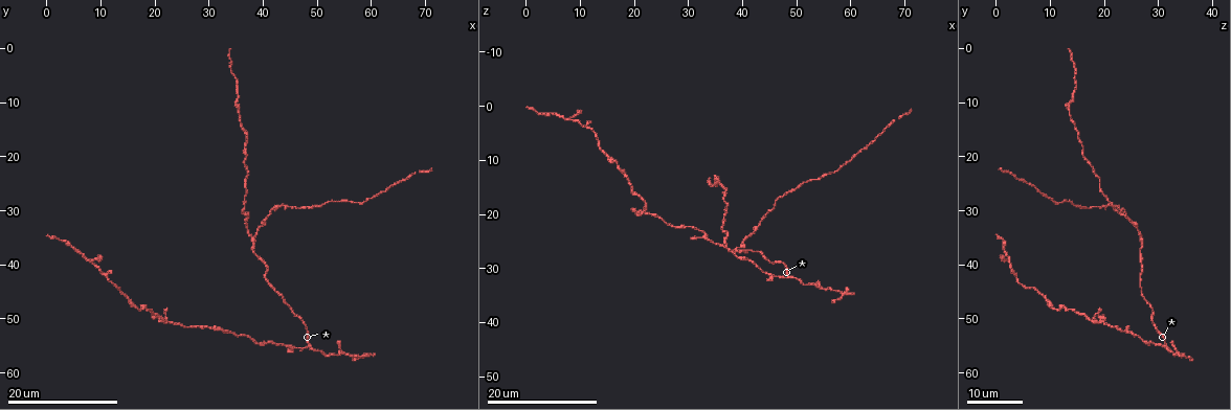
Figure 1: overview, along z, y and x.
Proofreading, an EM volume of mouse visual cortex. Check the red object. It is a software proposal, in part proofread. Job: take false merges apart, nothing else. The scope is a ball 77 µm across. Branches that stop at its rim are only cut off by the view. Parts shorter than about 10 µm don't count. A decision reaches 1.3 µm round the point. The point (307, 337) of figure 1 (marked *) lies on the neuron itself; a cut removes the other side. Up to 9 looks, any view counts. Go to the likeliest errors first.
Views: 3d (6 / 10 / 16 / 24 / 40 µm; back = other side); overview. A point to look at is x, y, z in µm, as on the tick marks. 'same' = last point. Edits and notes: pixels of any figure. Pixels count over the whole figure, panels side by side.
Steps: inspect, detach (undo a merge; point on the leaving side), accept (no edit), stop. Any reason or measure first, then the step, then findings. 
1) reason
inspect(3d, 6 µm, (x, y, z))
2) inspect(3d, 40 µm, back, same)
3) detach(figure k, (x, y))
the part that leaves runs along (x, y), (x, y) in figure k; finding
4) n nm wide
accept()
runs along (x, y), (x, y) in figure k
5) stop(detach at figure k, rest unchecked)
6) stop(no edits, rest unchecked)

thin arm on a thick one
inspect(3d, 16 µm, (38.0, 35.0, 27.0))

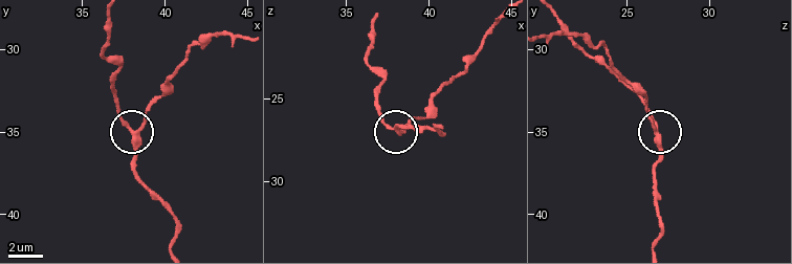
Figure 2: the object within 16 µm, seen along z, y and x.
inspect(3d, 10 µm, (38.2, 35.1, 26.9))

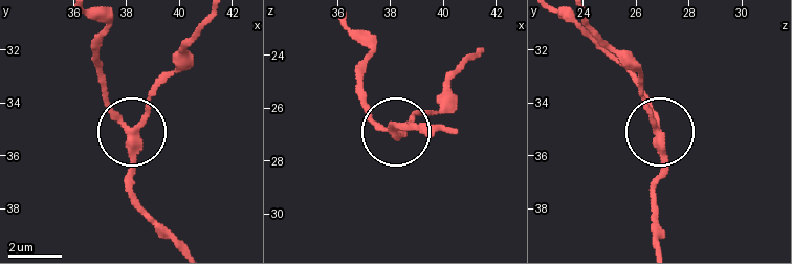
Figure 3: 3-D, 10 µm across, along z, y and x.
accept()
runs along (177, 242), (134, 195), (130, 134), (98, 83) in figure 3; continuous, no second neuron

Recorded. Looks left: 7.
side arm on a straight run
inspect(3d, 16 µm, (8.5, 40.0, 2.0))

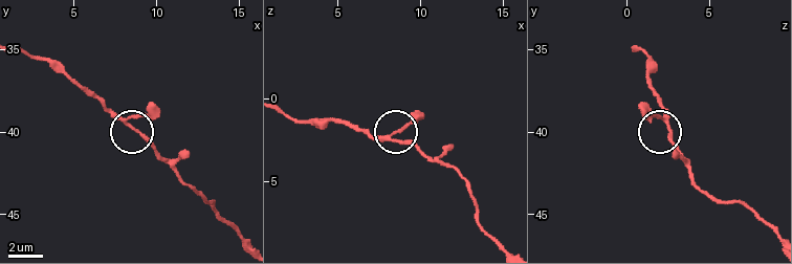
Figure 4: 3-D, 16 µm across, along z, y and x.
inspect(3d, 6 µm, (8.5, 39.8, 2.6))

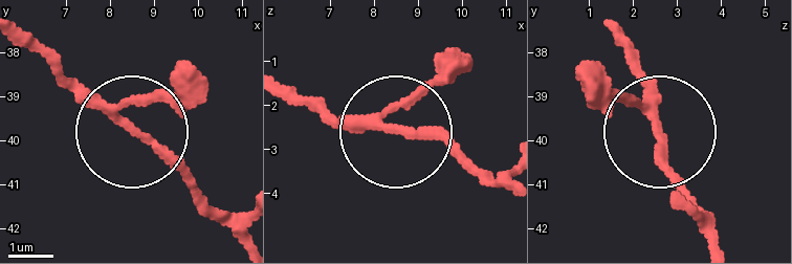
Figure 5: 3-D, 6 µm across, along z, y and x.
accept()
runs along (242, 234), (43, 45) in figure 5; all the same neuron

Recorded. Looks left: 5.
a narrow waist
inspect(3d, 24 µm, (16.5, 48.0, 10.5))

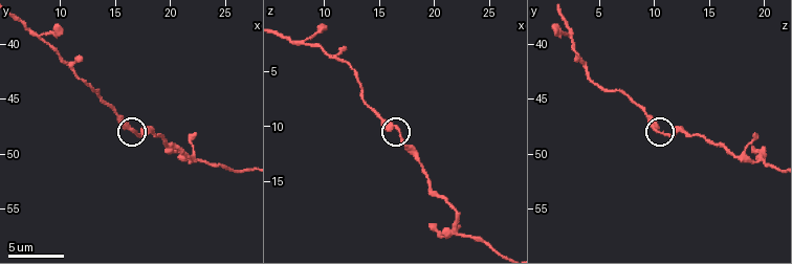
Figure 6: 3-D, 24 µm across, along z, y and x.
inspect(3d, 6 µm, (16.8, 48.2, 10.8))

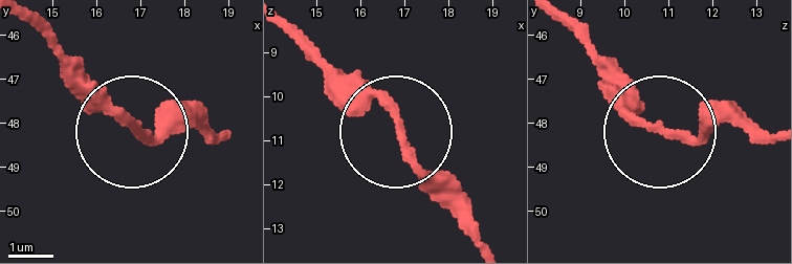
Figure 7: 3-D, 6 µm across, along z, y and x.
180 nm wide
accept()
runs along (222, 134), (170, 123), (144, 134), (72, 70) in figure 7; continuous, no second neuron

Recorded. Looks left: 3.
thick turns thin
inspect(3d, 24 µm, (36.5, 30.5, 23.0))

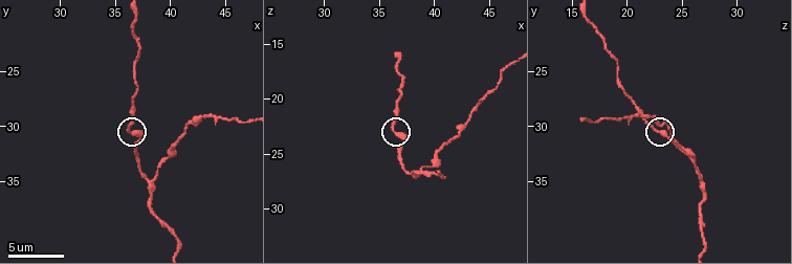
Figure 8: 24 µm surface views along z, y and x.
inspect(3d, 6 µm, (36.4, 30.2, 22.8))

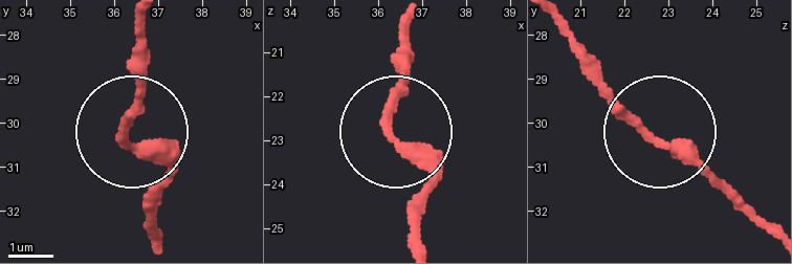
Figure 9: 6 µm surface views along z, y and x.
accept()
all the same neuron

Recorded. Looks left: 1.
stop(no edits, rest unchecked)

